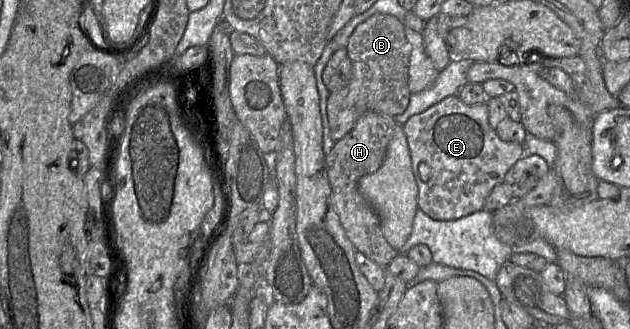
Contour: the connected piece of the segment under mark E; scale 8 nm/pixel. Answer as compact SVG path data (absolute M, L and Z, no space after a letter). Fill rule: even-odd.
M457 95L448 96L424 112L411 116L403 124L403 130L418 186L418 208L434 220L456 220L482 210L493 188L504 182L506 173L525 154L525 145L501 140L490 126L487 102L469 106ZM421 162L431 167L432 176L428 181L423 181L419 176L418 166Z

